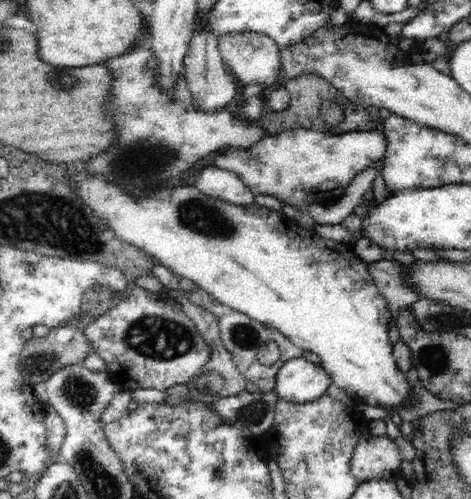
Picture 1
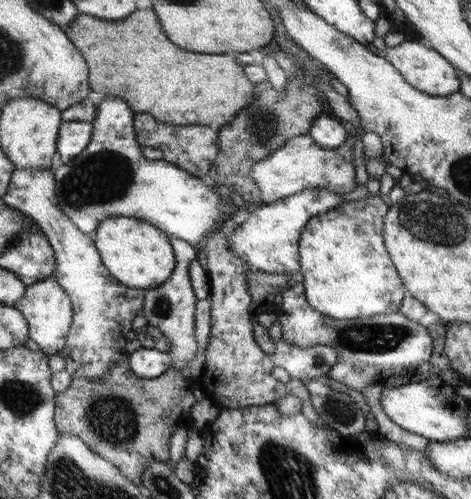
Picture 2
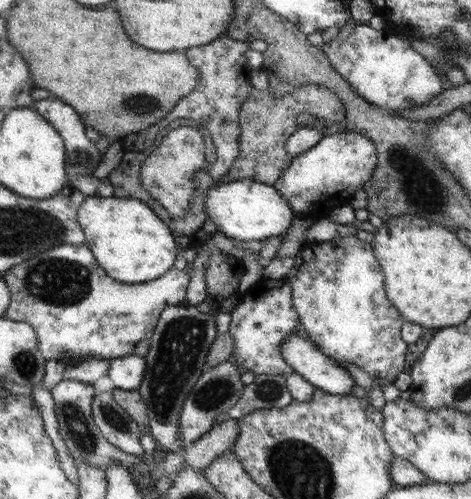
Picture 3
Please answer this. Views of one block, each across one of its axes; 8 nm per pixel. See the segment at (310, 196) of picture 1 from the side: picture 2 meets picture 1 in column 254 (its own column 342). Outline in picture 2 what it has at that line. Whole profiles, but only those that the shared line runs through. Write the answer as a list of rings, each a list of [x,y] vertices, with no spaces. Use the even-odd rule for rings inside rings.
[[[350,133],[350,138],[345,140],[345,143],[338,148],[324,148],[314,141],[310,134],[296,136],[293,139],[287,140],[278,151],[274,151],[272,155],[265,160],[253,165],[253,179],[258,188],[261,190],[263,203],[273,203],[278,200],[286,199],[288,196],[301,194],[302,191],[310,190],[311,188],[325,188],[338,194],[352,192],[357,187],[355,177],[354,156],[352,149],[355,145],[355,138]]]

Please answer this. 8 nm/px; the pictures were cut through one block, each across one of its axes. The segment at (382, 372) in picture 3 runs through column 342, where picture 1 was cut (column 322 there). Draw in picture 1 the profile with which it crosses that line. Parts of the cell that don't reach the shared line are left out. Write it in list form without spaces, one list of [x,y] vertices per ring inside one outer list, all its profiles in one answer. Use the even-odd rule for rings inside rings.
[[[80,170],[72,176],[78,196],[102,216],[115,236],[133,244],[156,258],[180,277],[192,280],[196,286],[211,294],[220,304],[258,320],[268,328],[275,328],[304,352],[319,356],[320,366],[330,375],[334,386],[342,388],[354,401],[367,401],[396,412],[410,398],[406,373],[398,369],[393,346],[388,338],[389,308],[373,281],[373,276],[350,242],[336,242],[323,238],[315,231],[301,228],[282,211],[274,211],[256,202],[238,206],[207,195],[198,187],[162,188],[156,194],[134,200],[120,184],[104,176],[88,176]]]

